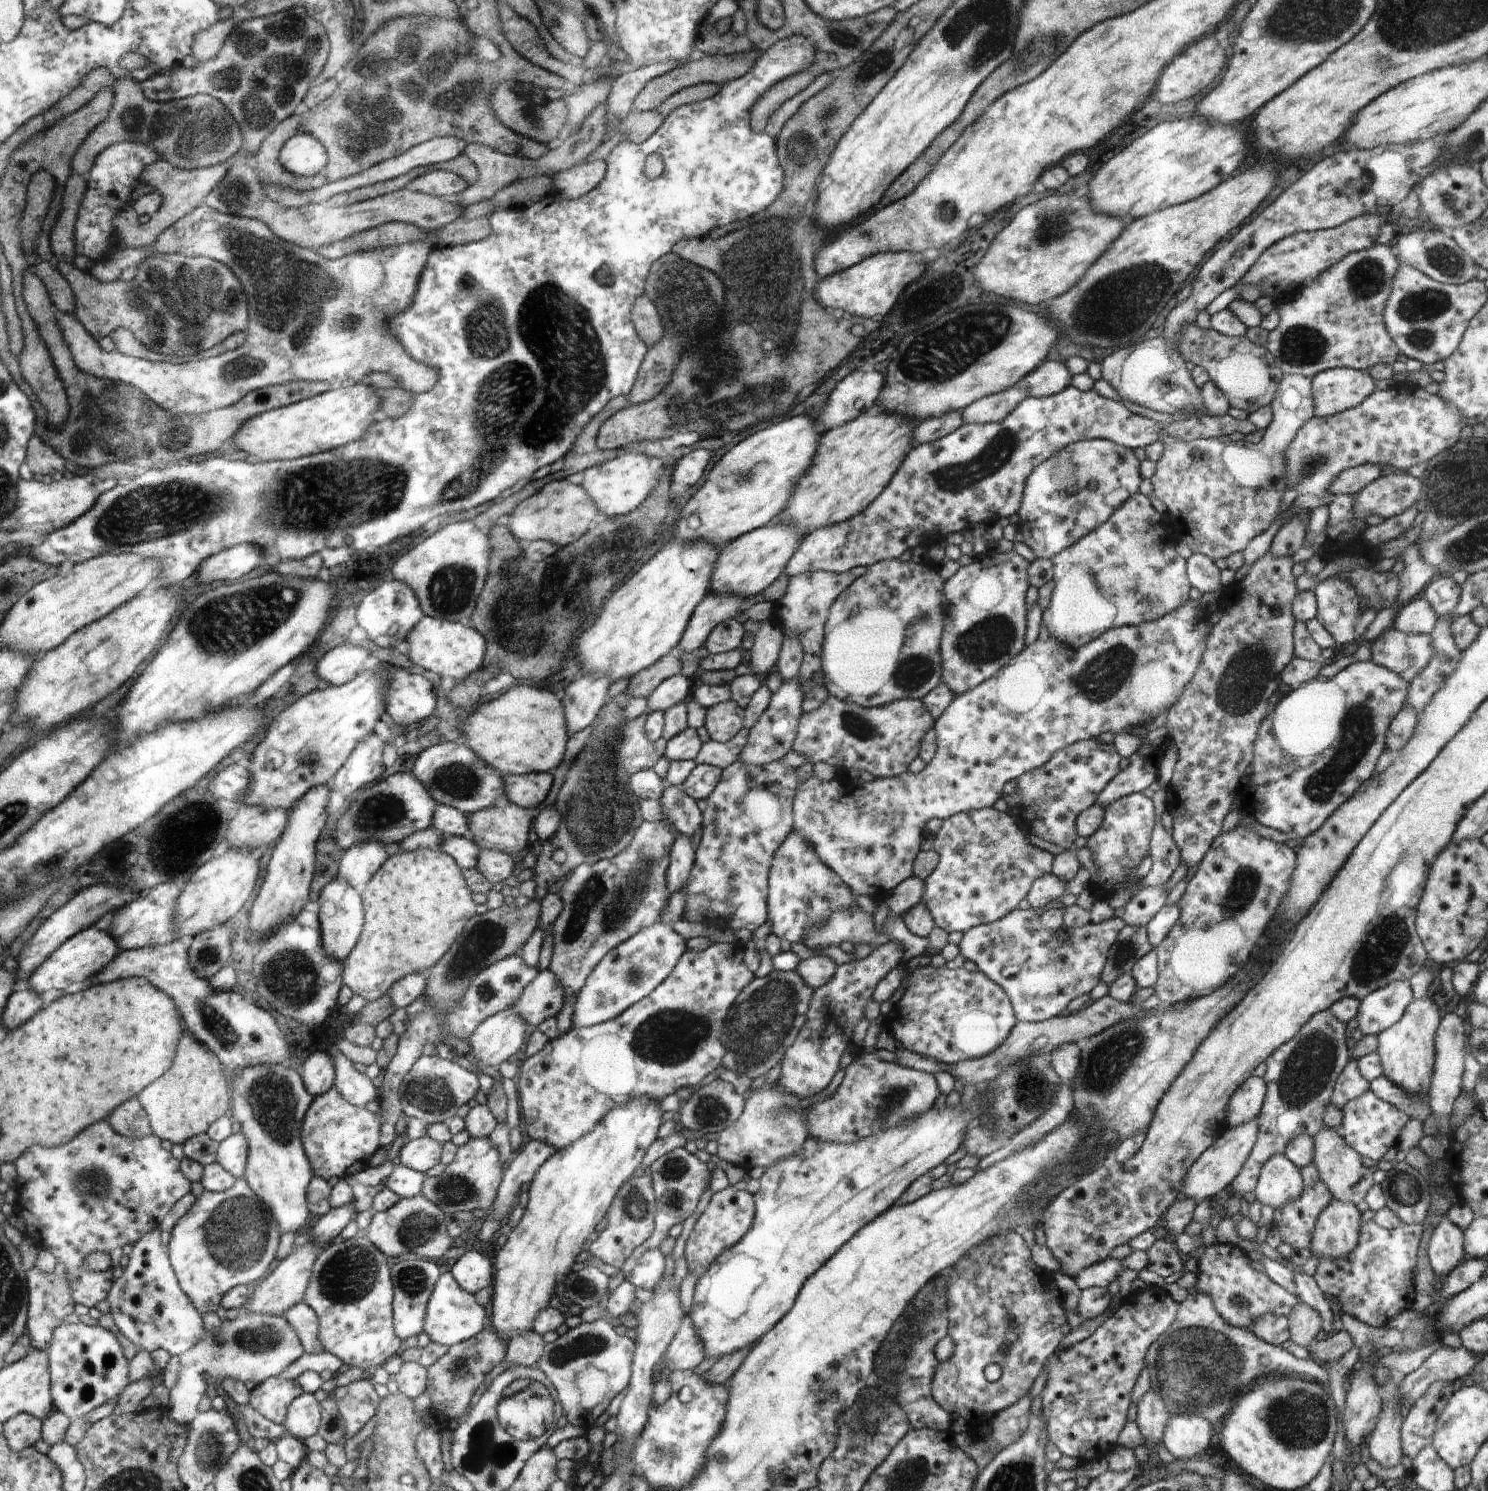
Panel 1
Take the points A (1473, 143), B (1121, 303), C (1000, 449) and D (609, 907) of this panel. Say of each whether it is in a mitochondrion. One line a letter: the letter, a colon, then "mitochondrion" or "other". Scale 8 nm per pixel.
A: mitochondrion
B: mitochondrion
C: mitochondrion
D: mitochondrion

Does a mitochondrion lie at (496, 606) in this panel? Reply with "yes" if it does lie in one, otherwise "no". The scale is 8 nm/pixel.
yes

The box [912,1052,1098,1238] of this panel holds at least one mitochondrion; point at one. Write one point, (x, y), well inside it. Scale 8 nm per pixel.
(1031, 1087)

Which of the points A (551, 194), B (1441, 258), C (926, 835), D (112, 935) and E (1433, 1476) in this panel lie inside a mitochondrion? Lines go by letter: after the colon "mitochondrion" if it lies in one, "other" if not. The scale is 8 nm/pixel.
A: other
B: mitochondrion
C: other
D: other
E: other

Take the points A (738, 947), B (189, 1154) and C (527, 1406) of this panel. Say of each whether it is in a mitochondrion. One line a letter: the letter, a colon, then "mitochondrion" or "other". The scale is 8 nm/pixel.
A: other
B: other
C: mitochondrion

